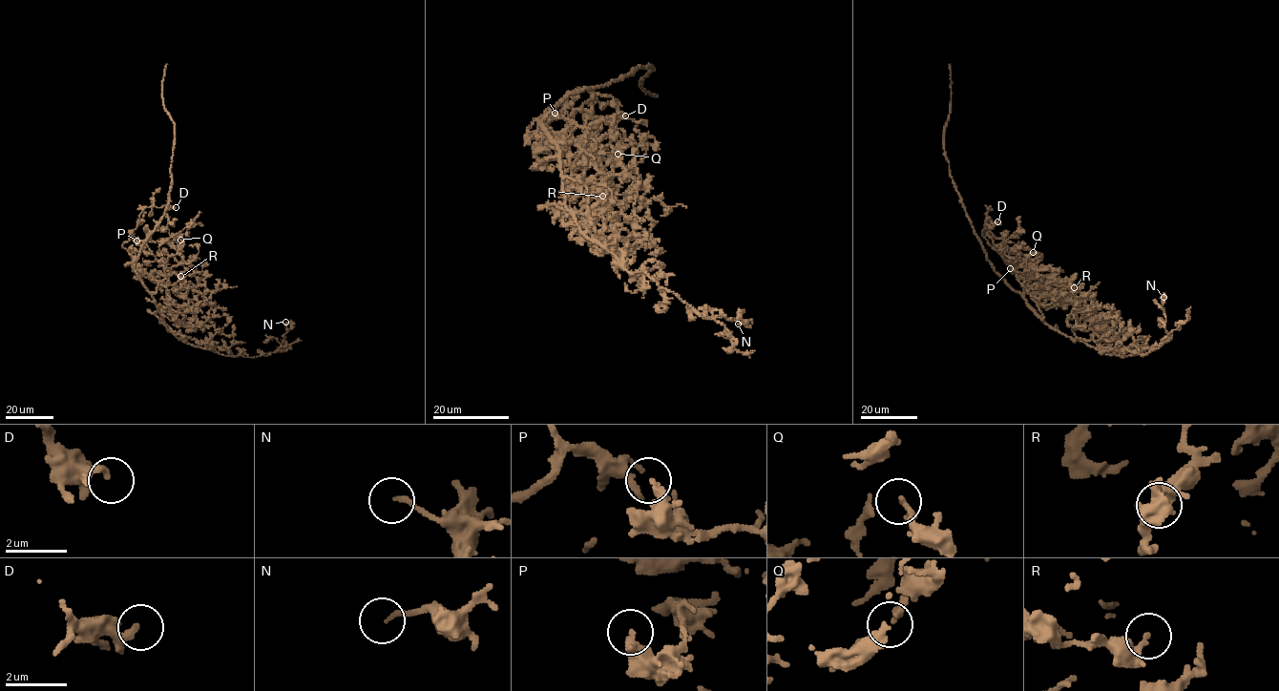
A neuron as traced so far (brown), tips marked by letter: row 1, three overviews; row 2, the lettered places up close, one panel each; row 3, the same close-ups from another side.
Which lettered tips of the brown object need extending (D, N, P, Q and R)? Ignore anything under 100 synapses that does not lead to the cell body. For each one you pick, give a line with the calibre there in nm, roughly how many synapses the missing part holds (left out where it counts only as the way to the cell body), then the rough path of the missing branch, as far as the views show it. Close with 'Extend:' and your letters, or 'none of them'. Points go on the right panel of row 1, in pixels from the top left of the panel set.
Extend: none of them

